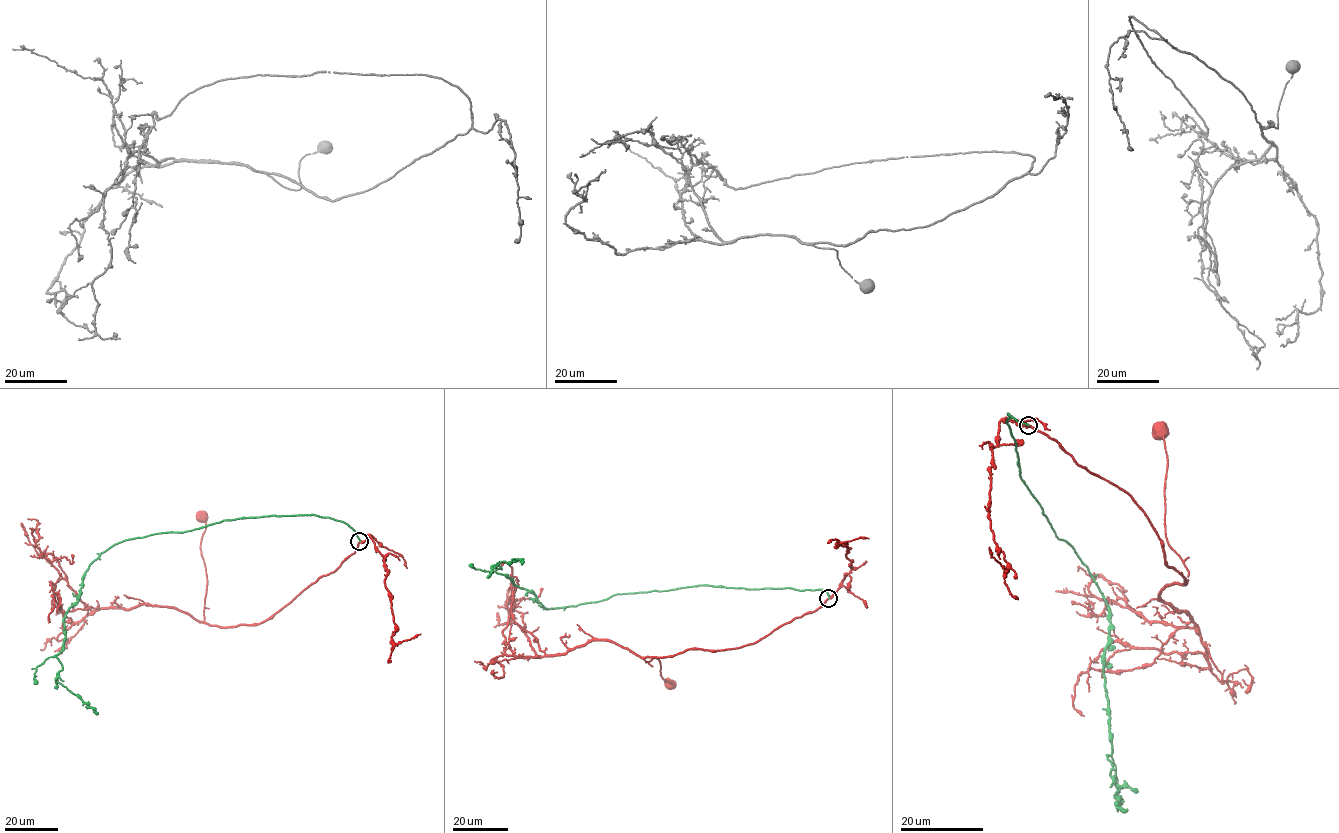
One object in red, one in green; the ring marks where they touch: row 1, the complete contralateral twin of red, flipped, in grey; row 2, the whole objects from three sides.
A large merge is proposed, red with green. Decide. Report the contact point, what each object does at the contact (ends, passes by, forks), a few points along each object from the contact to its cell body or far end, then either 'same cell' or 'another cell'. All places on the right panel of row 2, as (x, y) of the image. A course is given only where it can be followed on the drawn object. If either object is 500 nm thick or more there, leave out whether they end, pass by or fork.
at (1028, 425); red passes by; green ends there; red runs (1028, 425), (1127, 493), (1186, 584), (1188, 570), (1165, 532), (1161, 430); green runs (1028, 425), (1007, 414), (1020, 474), (1108, 607), (1107, 755), (1120, 786), (1113, 796), (1127, 812); same cell

